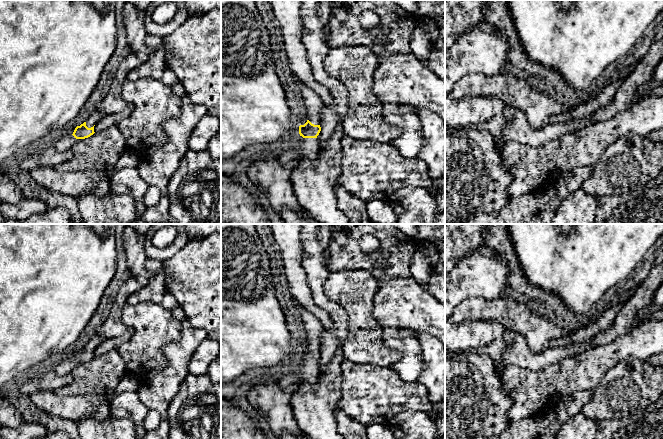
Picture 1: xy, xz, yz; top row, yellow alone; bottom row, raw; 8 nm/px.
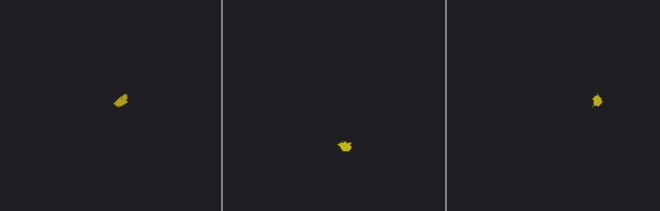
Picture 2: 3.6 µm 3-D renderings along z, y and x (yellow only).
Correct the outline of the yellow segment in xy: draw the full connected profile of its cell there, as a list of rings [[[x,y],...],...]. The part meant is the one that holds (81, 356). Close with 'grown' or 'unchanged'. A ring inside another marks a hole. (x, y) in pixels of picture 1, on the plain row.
[[[95,335],[90,339],[86,346],[77,350],[73,356],[75,363],[85,363],[93,359],[94,350],[103,342],[104,338],[101,335]]] | grown

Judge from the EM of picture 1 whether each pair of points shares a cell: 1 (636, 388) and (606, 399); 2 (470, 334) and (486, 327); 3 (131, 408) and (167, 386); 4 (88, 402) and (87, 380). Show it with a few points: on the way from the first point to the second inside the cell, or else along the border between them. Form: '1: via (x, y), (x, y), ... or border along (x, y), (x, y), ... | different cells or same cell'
1: via (629, 388), (623, 394), (613, 399) | same cell
2: via (474, 334), (482, 331) | same cell
3: border along (137, 391), (139, 399), (149, 409) | different cells
4: border along (108, 396), (75, 394), (65, 397) | different cells

